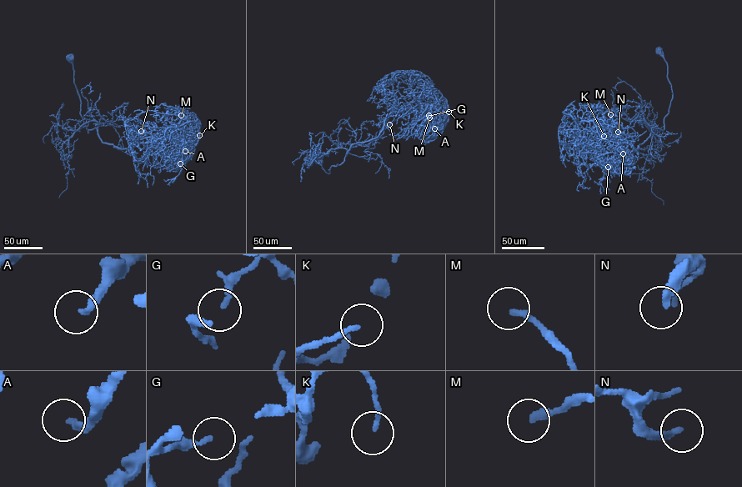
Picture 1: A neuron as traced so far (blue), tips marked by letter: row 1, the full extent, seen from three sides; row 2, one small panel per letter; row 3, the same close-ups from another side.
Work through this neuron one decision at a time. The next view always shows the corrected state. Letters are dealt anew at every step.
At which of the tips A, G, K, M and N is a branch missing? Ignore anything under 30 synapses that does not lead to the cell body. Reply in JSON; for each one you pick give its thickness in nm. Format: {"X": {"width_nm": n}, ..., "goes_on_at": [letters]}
{"N": {"width_nm": 240}, "goes_on_at": ["N"]}

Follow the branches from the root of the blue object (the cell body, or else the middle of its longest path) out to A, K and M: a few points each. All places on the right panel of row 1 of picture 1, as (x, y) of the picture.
A: (659, 51), (673, 92), (664, 130), (654, 128), (630, 151), (580, 123), (592, 121), (599, 135), (623, 153)
K: (659, 51), (673, 92), (664, 129), (654, 128), (630, 151), (580, 123), (592, 121), (604, 136)
M: (659, 51), (673, 92), (664, 129), (654, 128), (635, 151), (627, 150), (592, 130), (599, 131), (610, 114)

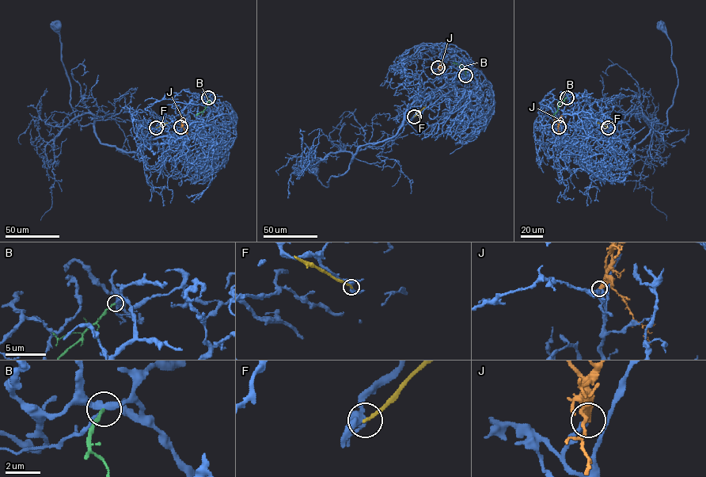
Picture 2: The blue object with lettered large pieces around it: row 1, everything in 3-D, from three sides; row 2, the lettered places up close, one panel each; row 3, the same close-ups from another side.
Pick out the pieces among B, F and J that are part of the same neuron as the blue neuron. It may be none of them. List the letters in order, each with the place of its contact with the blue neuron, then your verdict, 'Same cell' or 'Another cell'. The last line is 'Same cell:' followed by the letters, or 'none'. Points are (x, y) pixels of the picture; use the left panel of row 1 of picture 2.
B: Touches blue at (208, 97). Another cell
F: Touches blue at (156, 127). Another cell
J: Touches blue at (180, 127). Another cell
Same cell: none

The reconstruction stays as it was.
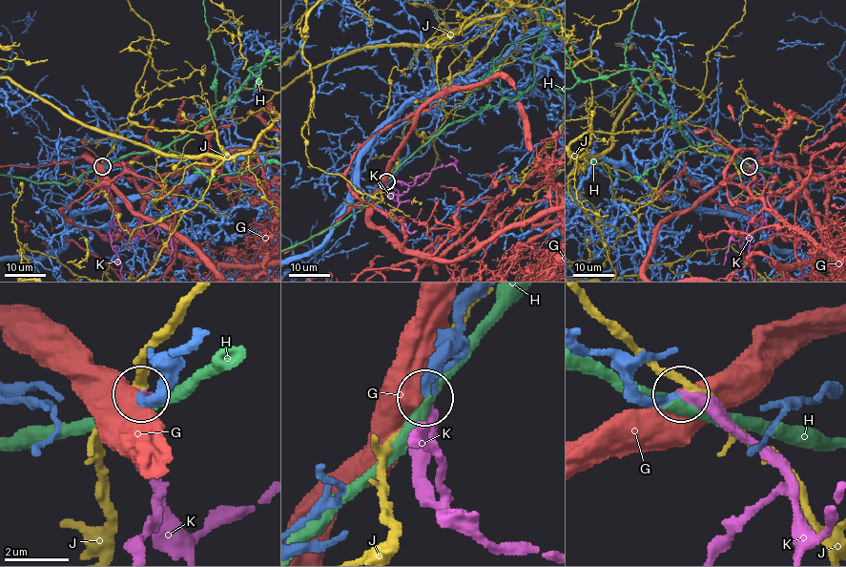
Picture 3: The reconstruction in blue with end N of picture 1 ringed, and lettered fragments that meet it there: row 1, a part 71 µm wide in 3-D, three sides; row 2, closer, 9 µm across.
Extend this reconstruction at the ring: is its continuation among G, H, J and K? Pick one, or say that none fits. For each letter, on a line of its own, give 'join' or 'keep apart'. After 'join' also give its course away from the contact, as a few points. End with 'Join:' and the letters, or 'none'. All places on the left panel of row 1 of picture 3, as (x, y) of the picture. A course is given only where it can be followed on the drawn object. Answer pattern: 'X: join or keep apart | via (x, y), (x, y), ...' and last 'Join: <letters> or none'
G: keep apart
H: keep apart
J: keep apart
K: join
Join: K

